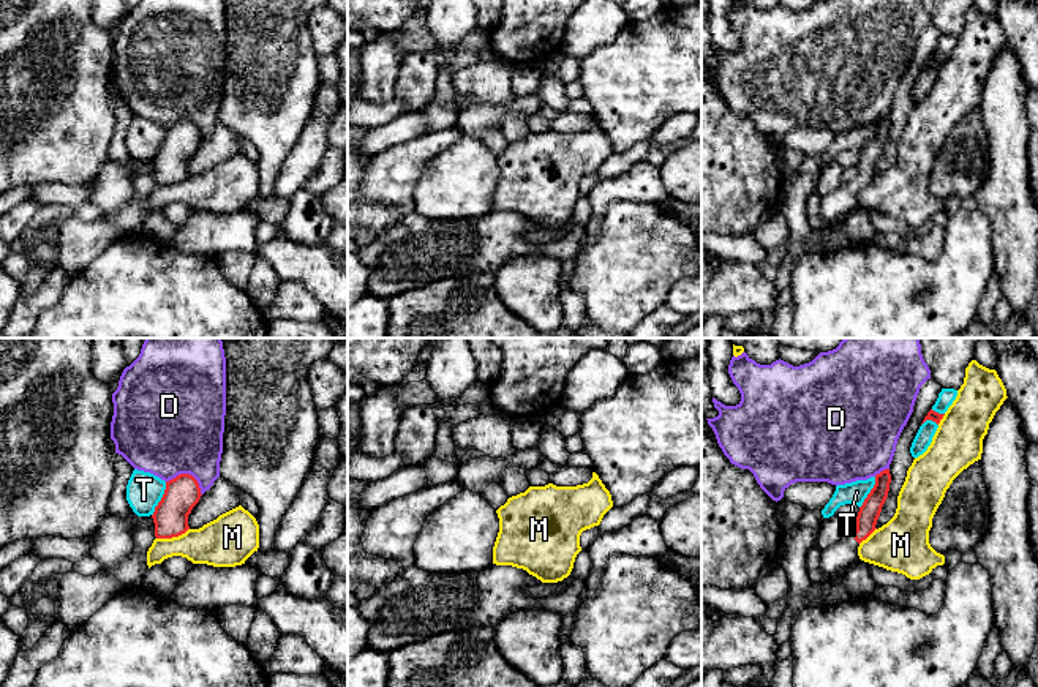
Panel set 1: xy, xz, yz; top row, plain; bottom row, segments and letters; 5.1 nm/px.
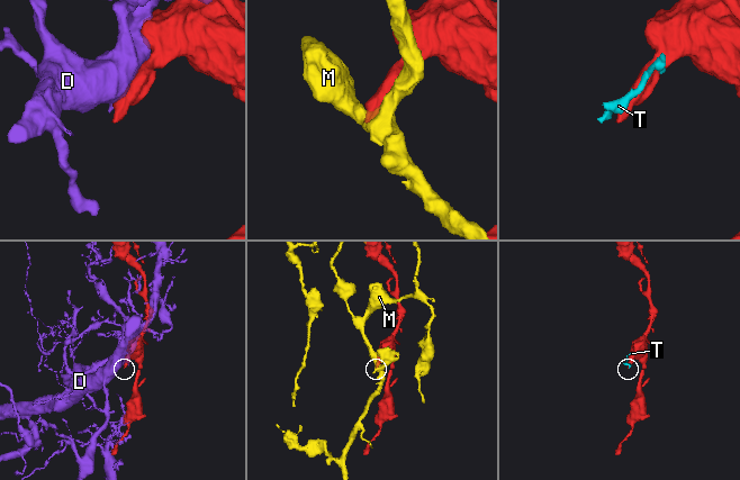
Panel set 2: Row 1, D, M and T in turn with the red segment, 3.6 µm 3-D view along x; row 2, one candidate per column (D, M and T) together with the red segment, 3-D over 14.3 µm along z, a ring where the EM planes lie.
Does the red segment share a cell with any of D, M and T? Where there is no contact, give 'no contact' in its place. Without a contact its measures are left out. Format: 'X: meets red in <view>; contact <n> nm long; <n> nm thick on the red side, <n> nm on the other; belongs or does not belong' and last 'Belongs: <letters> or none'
D: meets red in xy; contact 200 nm long; 180 nm thick on the red side, 480 nm on the other; does not belong
M: meets red in xy; contact 180 nm long; 180 nm thick on the red side, 240 nm on the other; does not belong
T: meets red in xy; contact 190 nm long; 180 nm thick on the red side, 190 nm on the other; does not belong
Belongs: none

